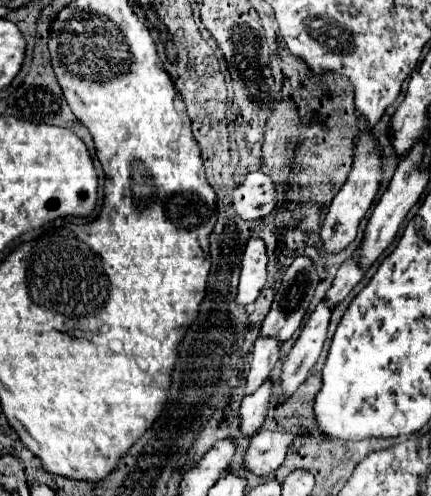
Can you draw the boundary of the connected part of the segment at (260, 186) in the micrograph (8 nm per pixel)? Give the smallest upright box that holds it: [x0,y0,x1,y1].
[233,172,275,220]

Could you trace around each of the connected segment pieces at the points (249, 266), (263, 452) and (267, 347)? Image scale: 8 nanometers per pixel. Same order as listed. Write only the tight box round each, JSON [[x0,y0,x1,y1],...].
[[237,236,267,306],[243,430,293,476],[245,336,279,396]]

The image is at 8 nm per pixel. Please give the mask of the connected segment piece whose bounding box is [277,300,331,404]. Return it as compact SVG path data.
M319 302L315 312L309 316L307 324L303 326L297 342L293 344L291 352L287 354L283 368L281 368L281 390L277 396L277 404L287 402L295 390L305 382L307 374L315 366L329 326L331 310L327 308L327 302Z

